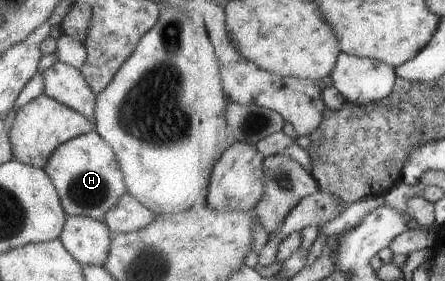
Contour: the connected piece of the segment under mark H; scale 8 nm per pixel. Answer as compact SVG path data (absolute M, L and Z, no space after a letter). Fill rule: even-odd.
M95 131L84 132L54 148L42 169L52 182L66 216L86 216L102 221L106 210L126 193L122 172L112 148Z

